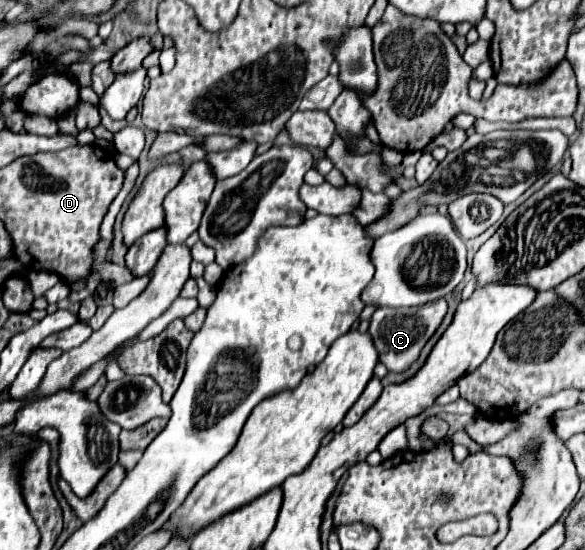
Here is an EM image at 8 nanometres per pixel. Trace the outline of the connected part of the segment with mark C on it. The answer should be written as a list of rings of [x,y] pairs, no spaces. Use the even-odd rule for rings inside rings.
[[[437,299],[433,303],[425,303],[421,307],[403,307],[403,309],[391,309],[391,307],[377,307],[377,311],[371,317],[369,335],[375,343],[375,349],[379,353],[379,361],[389,371],[405,371],[421,353],[423,345],[429,341],[429,337],[435,333],[439,323],[443,321],[447,313],[445,299]]]

